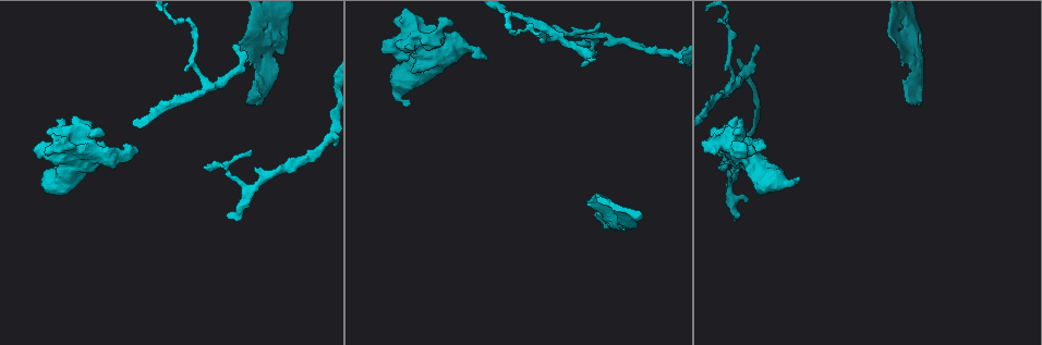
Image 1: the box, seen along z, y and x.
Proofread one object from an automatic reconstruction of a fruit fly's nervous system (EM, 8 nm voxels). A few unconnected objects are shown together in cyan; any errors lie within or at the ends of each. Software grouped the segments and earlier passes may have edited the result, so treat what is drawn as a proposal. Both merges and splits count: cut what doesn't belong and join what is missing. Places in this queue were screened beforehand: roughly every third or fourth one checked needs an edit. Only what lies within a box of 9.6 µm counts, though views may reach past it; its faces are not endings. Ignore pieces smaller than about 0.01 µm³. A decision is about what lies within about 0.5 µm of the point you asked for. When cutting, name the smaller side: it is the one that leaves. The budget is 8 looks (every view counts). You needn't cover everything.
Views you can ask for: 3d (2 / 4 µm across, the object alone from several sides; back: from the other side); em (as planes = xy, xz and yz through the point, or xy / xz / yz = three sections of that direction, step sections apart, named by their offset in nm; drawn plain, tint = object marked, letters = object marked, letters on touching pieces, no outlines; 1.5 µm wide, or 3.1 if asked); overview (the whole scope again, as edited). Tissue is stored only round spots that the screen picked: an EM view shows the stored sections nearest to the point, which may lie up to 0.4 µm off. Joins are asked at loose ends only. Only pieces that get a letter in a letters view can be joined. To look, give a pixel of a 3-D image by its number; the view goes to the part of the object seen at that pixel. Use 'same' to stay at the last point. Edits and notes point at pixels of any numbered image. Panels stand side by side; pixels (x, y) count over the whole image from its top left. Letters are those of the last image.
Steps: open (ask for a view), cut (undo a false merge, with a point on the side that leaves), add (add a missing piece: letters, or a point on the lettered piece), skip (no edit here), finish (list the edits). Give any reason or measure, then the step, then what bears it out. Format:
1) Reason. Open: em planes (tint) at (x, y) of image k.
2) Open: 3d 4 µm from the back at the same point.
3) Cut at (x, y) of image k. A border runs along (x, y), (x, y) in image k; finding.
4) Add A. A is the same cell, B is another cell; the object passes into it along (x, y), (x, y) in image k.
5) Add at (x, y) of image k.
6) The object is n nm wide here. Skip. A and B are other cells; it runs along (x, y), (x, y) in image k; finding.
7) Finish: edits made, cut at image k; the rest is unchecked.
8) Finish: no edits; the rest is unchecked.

Free end. Open: 3d 4 µm at (104, 133) of image 1.

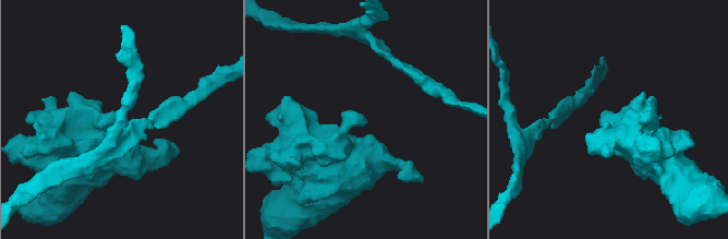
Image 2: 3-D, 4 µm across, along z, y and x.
Open: em planes (letters) at (613, 121) of image 2.

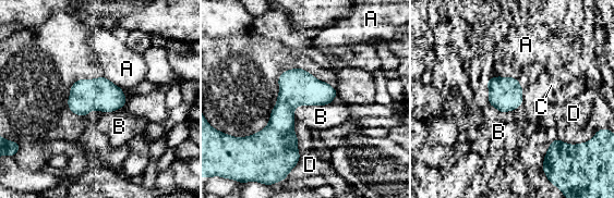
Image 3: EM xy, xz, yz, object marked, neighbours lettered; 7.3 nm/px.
Skip. A, B, C and D are other cells; a border runs along (125, 103), (116, 110), (103, 112) in image 3; no lettered piece goes on from it.

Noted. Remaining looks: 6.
Arms part here. Open: 3d 2 µm at (555, 33) of image 1.

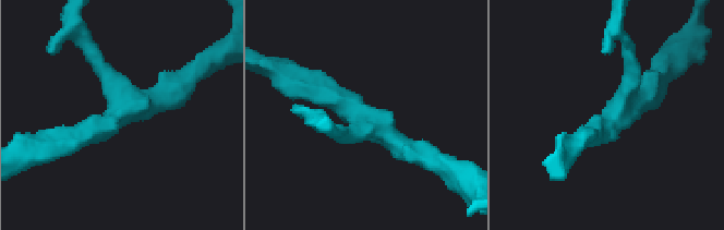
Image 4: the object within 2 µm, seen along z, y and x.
Shape alone is not enough. Open: em xy step 4 (tint) at (371, 121) of image 4.

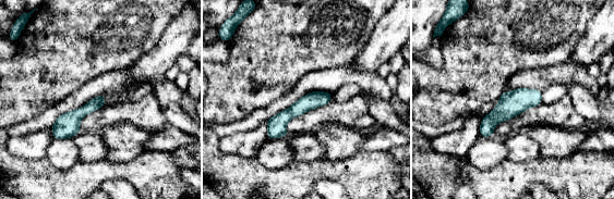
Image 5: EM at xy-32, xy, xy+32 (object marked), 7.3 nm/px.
Open: em planes (letters) at the same point.

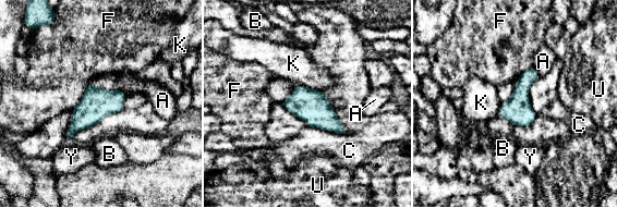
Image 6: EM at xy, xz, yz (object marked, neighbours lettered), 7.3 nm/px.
The object is 200 nm wide here. Skip. A, B, C, F, K, U and Y are other cells; a border runs along (295, 85), (304, 85), (319, 90) in image 6; all the same cell.

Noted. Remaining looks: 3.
An open end. Open: em planes (letters) at (734, 218) of image 1.

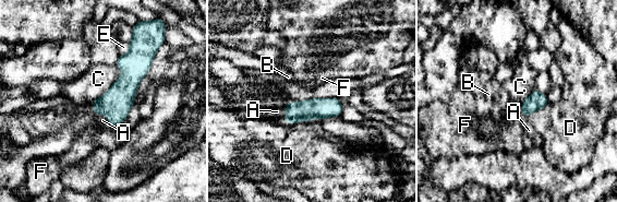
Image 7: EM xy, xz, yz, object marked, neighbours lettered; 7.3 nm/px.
Add A. A is the same cell, B, C, D, E and F are other cells; the object passes into it along (116, 104), (105, 115), (103, 120) in image 7; it goes on there.

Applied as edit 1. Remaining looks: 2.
Finish: edits made, add at image 7; the rest is unchecked.

